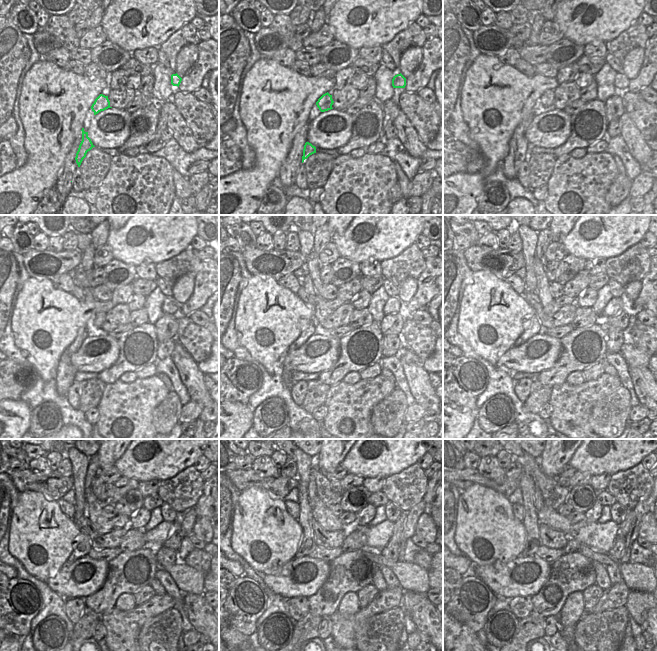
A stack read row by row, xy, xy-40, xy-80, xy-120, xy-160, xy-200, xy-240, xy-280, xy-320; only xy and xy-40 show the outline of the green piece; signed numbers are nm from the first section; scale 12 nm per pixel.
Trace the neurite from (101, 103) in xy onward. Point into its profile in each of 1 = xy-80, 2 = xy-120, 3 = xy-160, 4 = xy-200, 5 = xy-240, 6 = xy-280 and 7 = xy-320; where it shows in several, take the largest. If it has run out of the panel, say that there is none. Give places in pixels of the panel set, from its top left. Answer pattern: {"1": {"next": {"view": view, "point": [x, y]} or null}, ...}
{"1": {"next": {"view": "xy-80", "point": [547, 99]}}, "2": {"next": {"view": "xy-120", "point": [99, 318]}}, "3": {"next": {"view": "xy-160", "point": [322, 312]}}, "4": {"next": {"view": "xy-200", "point": [550, 307]}}, "5": {"next": {"view": "xy-240", "point": [96, 515]}}, "6": {"next": {"view": "xy-280", "point": [328, 521]}}, "7": {"next": {"view": "xy-320", "point": [599, 535]}}}

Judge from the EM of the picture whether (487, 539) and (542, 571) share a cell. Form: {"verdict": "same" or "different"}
{"verdict": "different"}

